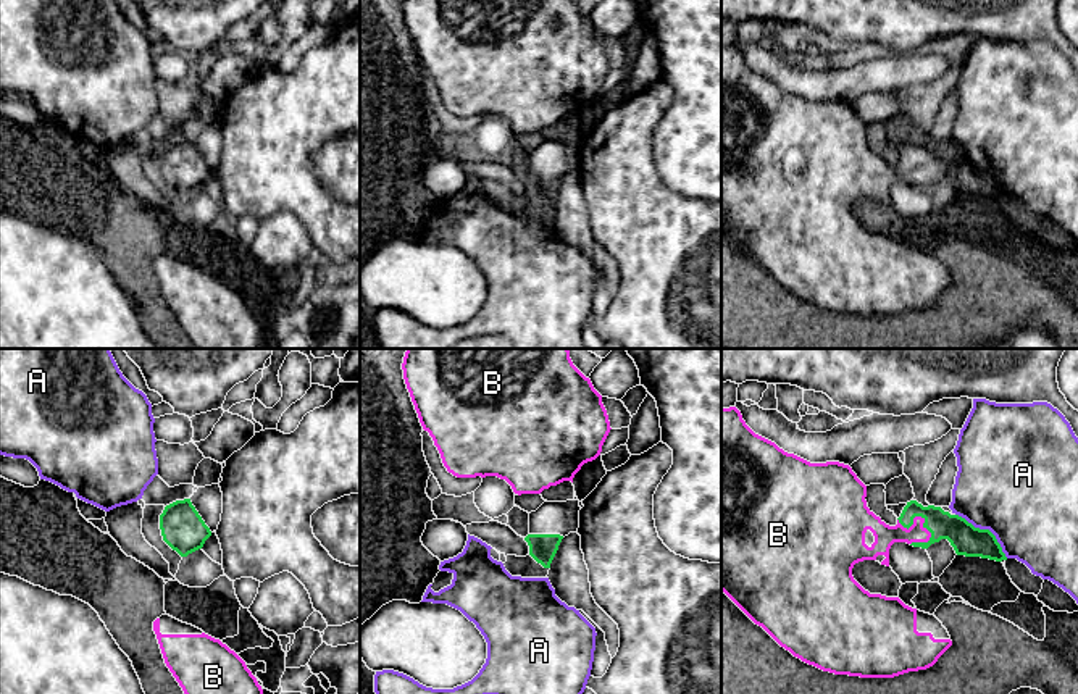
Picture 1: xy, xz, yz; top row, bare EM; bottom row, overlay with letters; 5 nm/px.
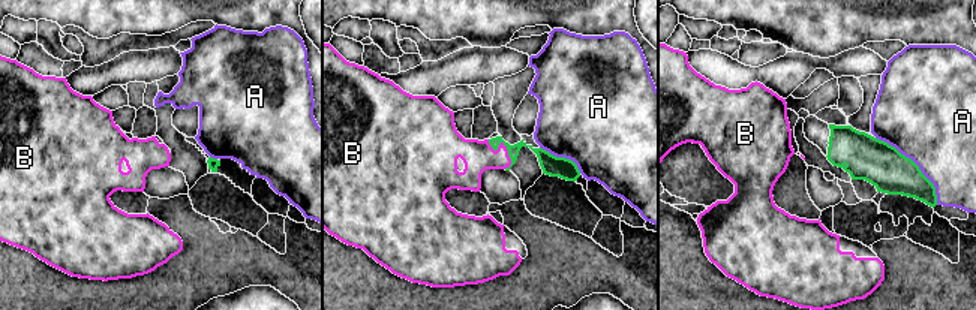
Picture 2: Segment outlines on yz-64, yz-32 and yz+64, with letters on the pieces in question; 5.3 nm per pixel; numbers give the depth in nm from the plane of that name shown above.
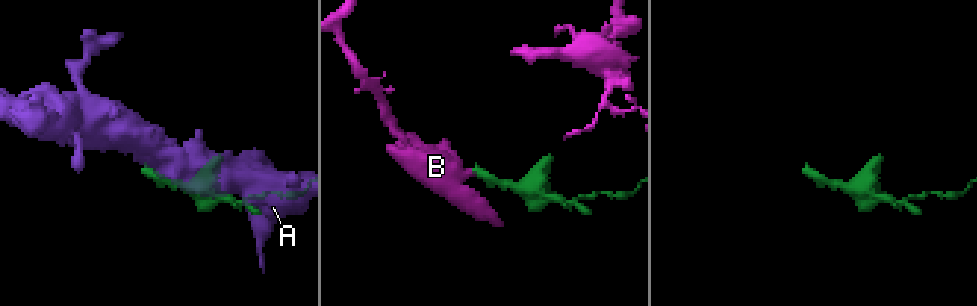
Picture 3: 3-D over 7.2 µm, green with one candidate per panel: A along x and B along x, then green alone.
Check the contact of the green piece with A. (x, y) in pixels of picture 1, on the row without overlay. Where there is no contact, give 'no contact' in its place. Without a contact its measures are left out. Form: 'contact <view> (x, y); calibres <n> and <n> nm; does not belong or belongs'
contact yz (986, 168); calibres 150 and 480 nm; does not belong

